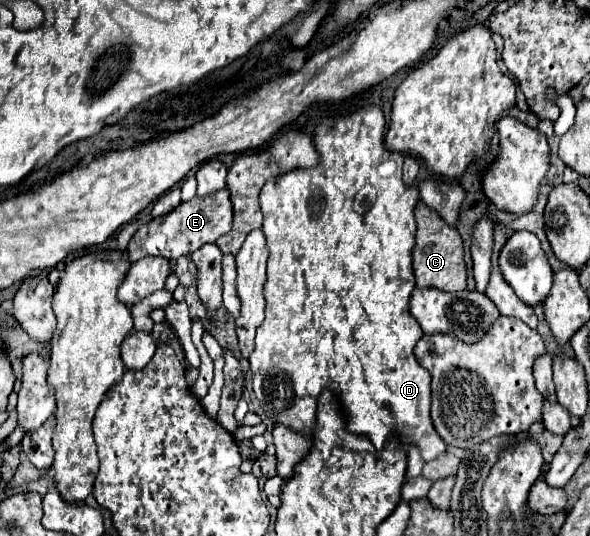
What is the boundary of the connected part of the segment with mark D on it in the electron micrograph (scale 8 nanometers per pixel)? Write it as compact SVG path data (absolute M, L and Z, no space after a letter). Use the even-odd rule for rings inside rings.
M366 105L356 109L350 115L342 115L340 119L336 117L325 118L318 123L314 131L314 147L320 155L320 161L312 169L292 169L276 179L270 179L264 183L260 191L260 205L262 205L262 215L264 215L264 235L268 239L268 281L266 281L266 319L262 327L256 333L256 349L250 355L250 369L252 369L252 383L254 383L254 393L260 401L260 407L266 417L270 417L274 423L284 423L300 433L310 435L314 429L314 415L316 415L316 399L322 393L322 389L330 389L336 393L338 401L344 407L346 419L348 419L348 431L366 435L376 449L382 449L382 443L390 433L396 433L402 437L402 441L414 443L420 449L420 455L424 461L434 459L436 455L446 451L446 443L440 439L440 435L432 427L430 419L430 373L416 361L412 349L416 341L422 337L422 329L418 321L410 315L408 303L410 303L410 293L416 287L414 273L412 273L412 249L414 249L414 235L416 235L416 221L414 221L414 207L420 199L418 189L412 185L404 185L402 181L402 166L404 155L395 151L388 151L384 147L384 115L378 105ZM326 123L334 123L330 129L326 129Z

